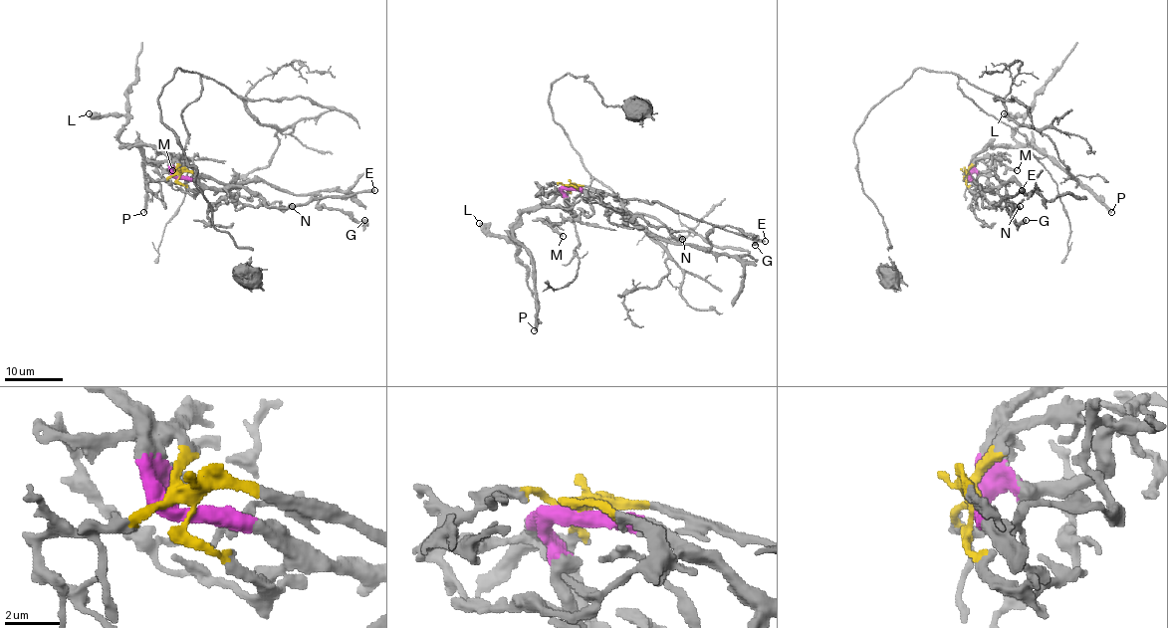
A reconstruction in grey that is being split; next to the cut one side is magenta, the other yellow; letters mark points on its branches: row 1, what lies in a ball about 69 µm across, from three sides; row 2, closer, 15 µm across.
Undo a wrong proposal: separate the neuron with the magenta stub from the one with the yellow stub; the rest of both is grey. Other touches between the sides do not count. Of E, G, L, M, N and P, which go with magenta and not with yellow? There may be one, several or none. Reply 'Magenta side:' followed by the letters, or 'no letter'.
Magenta side: G, L, P

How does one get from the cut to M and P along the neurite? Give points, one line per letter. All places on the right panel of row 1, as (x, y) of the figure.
M: (967, 176), (976, 160), (996, 159), (1005, 153), (1003, 163), (1016, 171)
P: (967, 176), (970, 160), (984, 146), (1034, 146), (1047, 153), (1111, 213)

